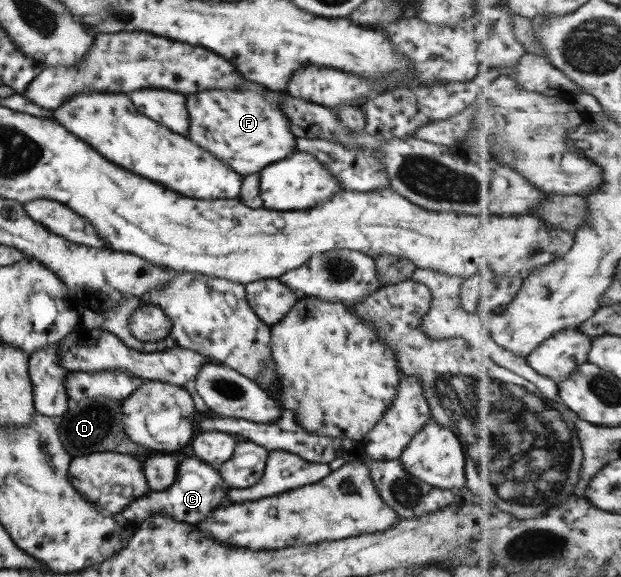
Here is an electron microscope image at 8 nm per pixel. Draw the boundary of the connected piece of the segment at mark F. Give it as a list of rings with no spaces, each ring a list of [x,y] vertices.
[[[246,82],[240,87],[229,89],[207,89],[192,94],[186,94],[185,106],[188,112],[189,126],[186,138],[198,147],[204,148],[210,155],[226,163],[232,171],[238,175],[250,175],[258,173],[260,169],[280,161],[284,157],[292,154],[296,137],[292,135],[287,124],[287,117],[279,108],[282,91],[264,88],[256,82]]]

